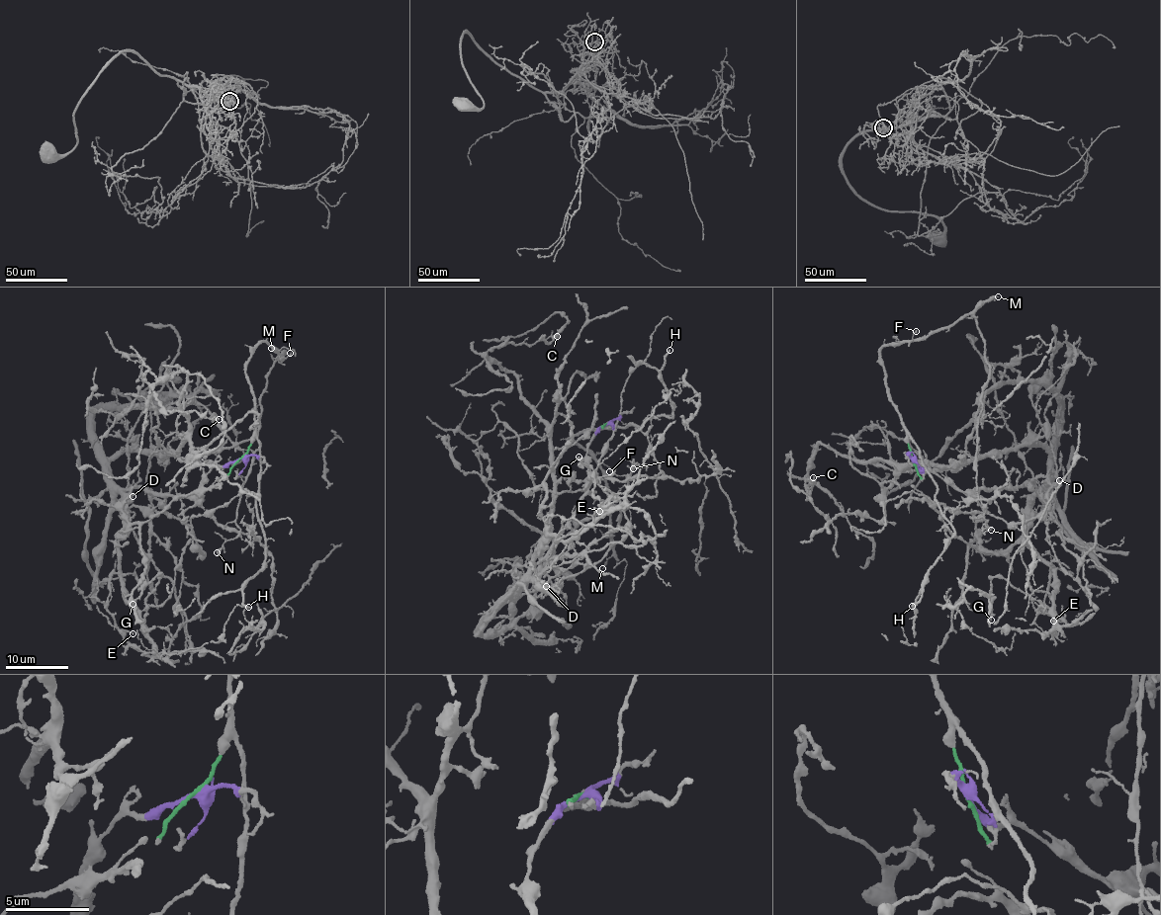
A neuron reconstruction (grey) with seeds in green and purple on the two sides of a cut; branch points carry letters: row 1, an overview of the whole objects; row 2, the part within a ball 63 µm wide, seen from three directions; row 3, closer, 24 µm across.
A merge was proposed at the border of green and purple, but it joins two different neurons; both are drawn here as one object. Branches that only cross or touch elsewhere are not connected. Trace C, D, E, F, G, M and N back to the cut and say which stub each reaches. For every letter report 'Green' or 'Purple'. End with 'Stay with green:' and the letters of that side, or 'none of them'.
C: Purple
D: Purple
E: Purple
F: Green
G: Purple
M: Green
N: Green
Stay with green: F, M, N

